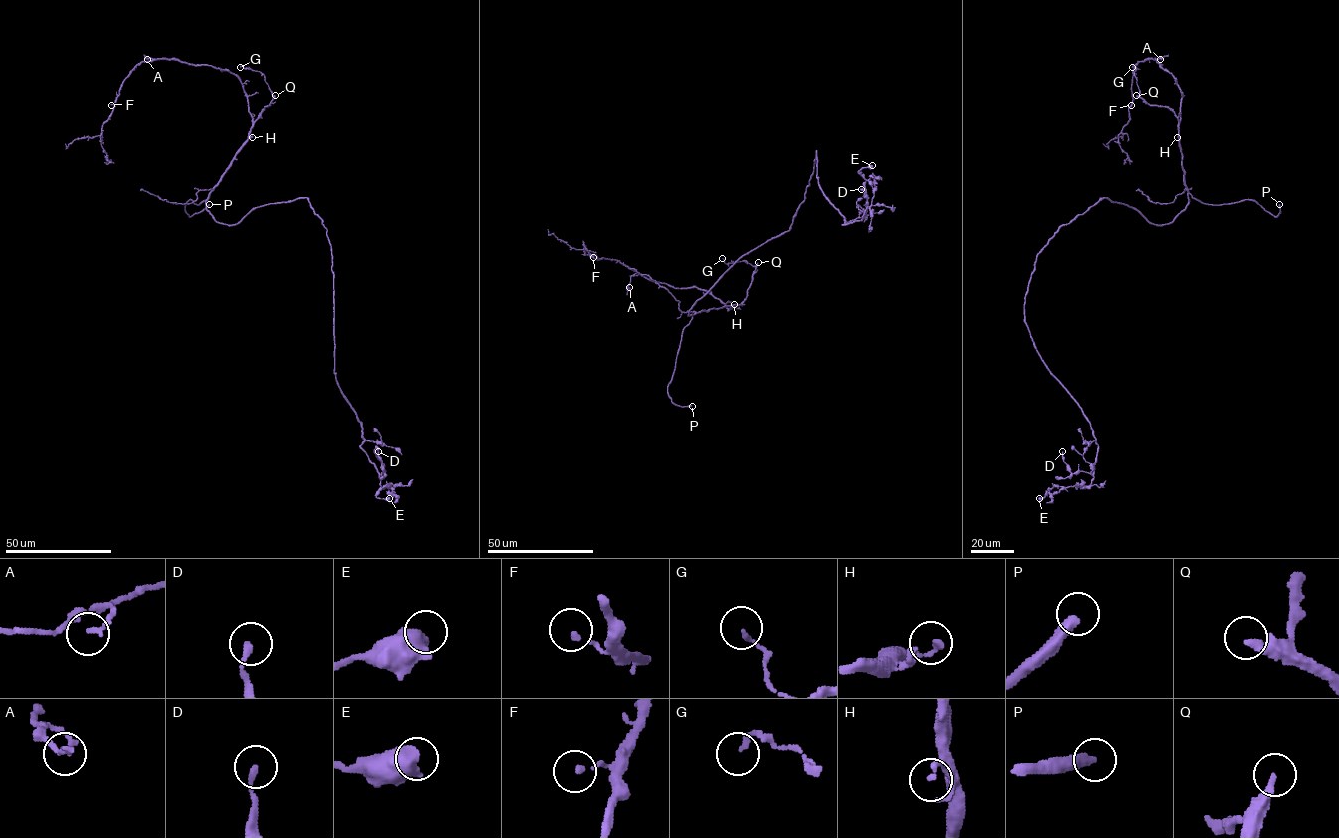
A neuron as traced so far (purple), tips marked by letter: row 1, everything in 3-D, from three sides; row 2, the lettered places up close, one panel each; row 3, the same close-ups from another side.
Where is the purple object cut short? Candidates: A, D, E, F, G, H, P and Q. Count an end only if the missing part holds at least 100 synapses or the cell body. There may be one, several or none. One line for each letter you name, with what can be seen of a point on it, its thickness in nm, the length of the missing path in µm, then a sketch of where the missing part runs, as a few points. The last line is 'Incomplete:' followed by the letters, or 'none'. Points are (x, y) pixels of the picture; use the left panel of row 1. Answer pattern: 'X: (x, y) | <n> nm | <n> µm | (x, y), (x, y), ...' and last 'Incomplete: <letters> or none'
P: (209, 204) | 360 nm | 25 µm | (209, 204), (218, 179), (214, 167)
Q: (275, 95) | 240 nm | 150 µm | (275, 95), (270, 78), (254, 76), (209, 103), (170, 117), (76, 128)
Incomplete: P, Q

